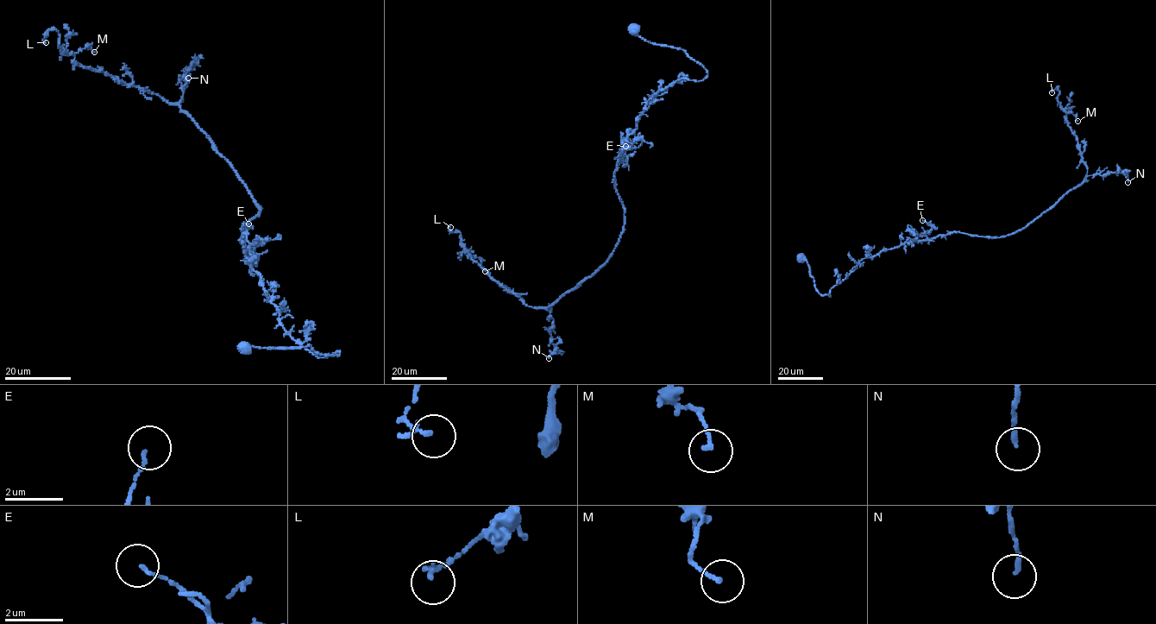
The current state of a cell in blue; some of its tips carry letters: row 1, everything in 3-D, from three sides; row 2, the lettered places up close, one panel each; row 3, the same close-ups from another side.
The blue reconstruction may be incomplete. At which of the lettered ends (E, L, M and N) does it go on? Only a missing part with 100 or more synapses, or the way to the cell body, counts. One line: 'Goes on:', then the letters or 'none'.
Goes on: none

